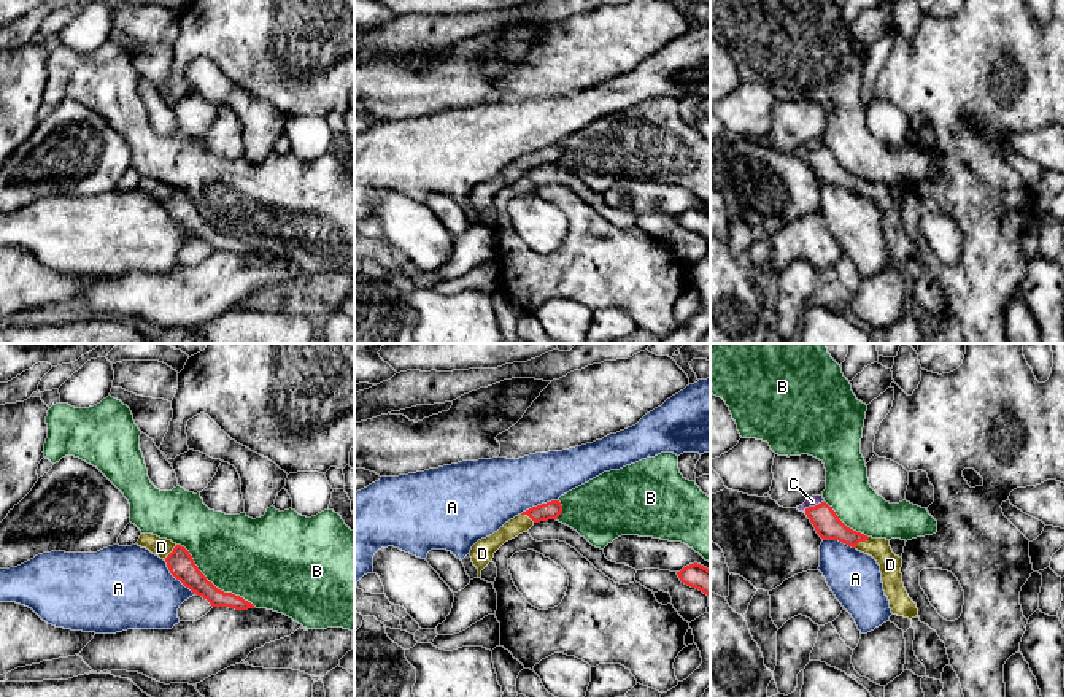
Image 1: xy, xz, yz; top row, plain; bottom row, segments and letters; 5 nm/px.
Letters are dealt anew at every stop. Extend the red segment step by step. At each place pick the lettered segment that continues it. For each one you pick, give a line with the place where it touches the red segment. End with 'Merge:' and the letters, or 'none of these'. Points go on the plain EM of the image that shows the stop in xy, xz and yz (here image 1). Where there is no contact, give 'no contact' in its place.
D: meets red in xy at (170, 197)
Merge: D

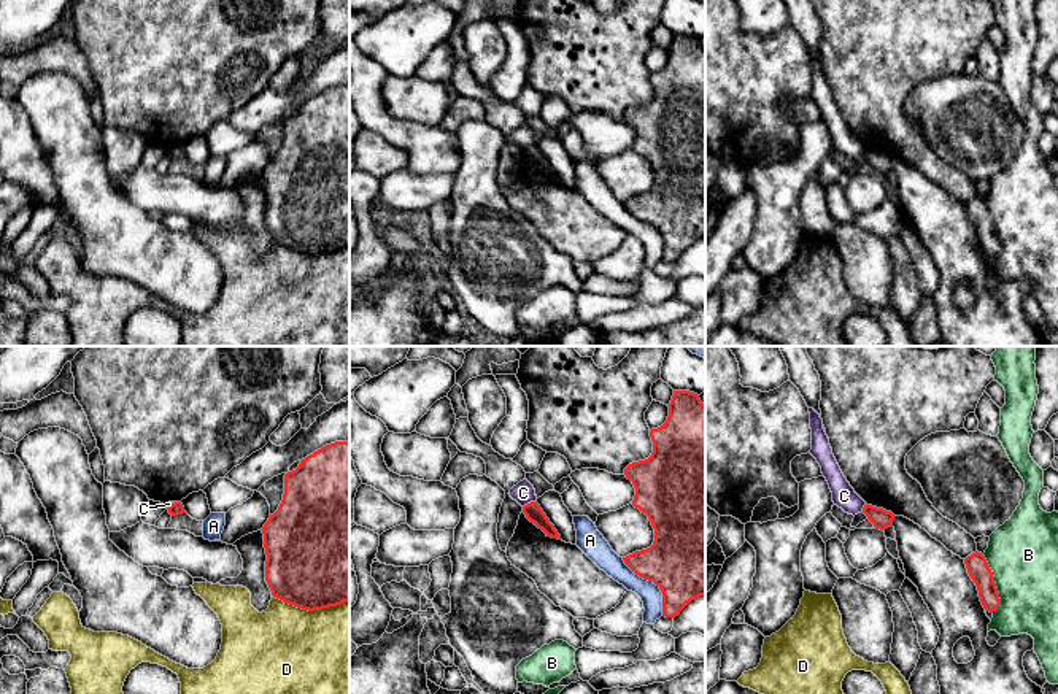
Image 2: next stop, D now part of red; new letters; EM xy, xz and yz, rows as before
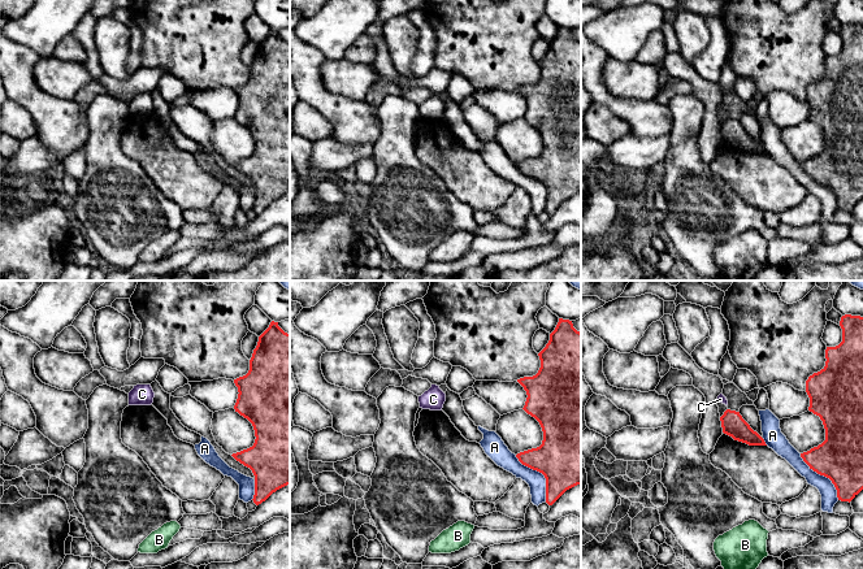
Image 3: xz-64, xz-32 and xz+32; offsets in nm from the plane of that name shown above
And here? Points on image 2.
Merge: none of these

